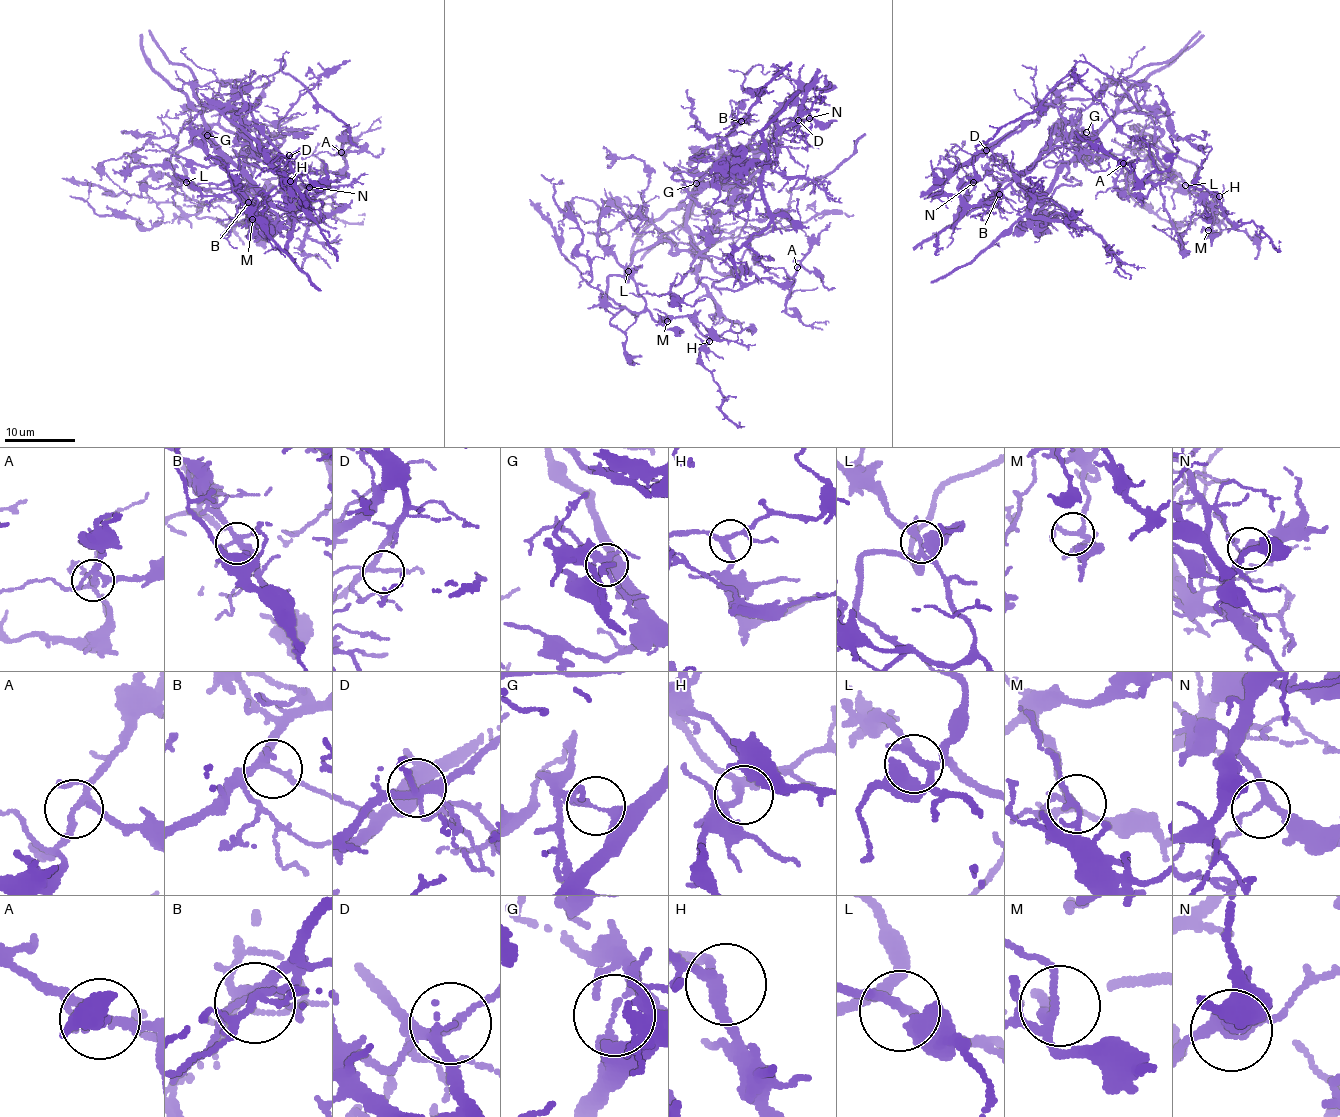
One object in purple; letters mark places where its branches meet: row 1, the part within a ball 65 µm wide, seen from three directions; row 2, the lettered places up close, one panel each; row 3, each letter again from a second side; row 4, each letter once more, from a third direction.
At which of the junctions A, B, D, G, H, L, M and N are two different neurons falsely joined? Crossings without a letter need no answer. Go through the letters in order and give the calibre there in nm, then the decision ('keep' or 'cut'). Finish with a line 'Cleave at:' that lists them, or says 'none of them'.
A: 190 nm thick; keep
B: 220 nm thick; keep
D: 170 nm thick; cut
G: 170 nm thick; cut
H: 240 nm thick; keep
L: 180 nm thick; keep
M: 180 nm thick; keep
N: 190 nm thick; keep
Cleave at: D, G

